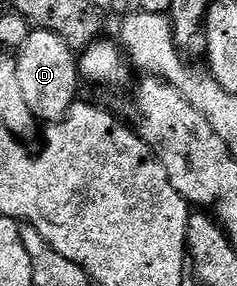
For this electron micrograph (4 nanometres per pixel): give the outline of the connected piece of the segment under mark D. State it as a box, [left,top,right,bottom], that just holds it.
[16,29,82,123]

